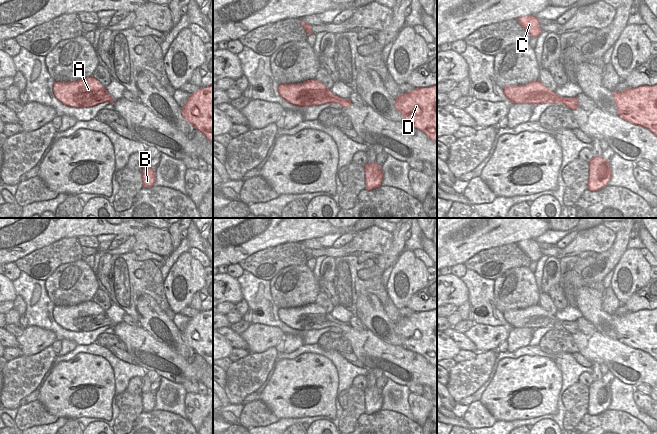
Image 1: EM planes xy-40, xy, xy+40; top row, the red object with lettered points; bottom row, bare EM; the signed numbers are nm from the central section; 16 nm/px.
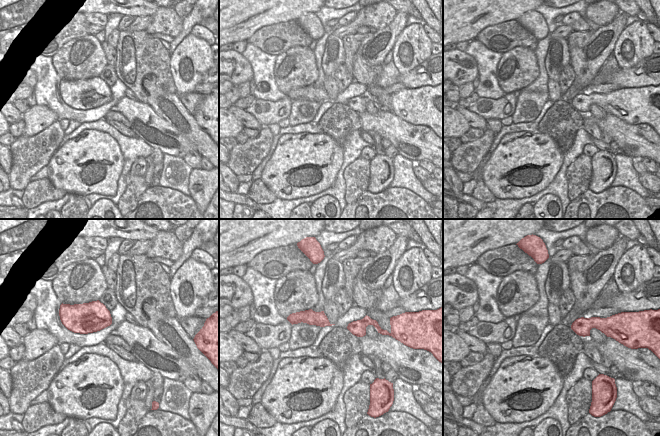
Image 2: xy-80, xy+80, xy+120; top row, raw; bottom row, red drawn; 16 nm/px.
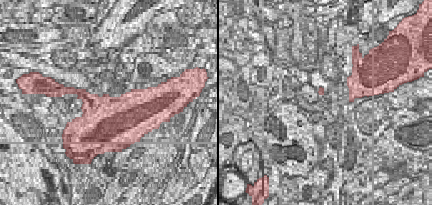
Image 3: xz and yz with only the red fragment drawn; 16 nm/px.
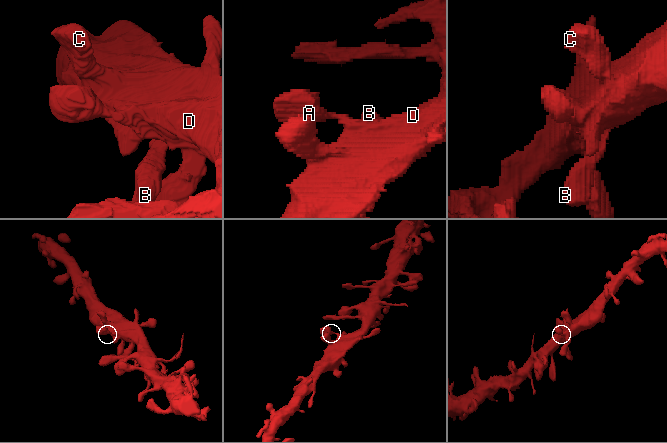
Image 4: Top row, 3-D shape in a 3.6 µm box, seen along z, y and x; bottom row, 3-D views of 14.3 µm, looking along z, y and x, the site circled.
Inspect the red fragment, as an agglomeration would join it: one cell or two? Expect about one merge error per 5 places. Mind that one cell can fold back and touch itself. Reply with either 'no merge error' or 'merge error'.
no merge error

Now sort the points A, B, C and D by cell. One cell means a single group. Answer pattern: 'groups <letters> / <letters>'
groups A B C D

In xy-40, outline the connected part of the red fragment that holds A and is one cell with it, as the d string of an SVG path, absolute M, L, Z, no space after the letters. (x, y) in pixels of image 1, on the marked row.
M92 76L73 82L54 82L53 93L61 103L74 108L115 101L105 87Z

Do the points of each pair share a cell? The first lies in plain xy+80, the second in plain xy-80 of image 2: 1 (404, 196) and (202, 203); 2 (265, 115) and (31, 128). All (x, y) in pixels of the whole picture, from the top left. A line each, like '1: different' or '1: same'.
1: different
2: same

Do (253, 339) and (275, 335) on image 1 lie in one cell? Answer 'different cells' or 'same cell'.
same cell

